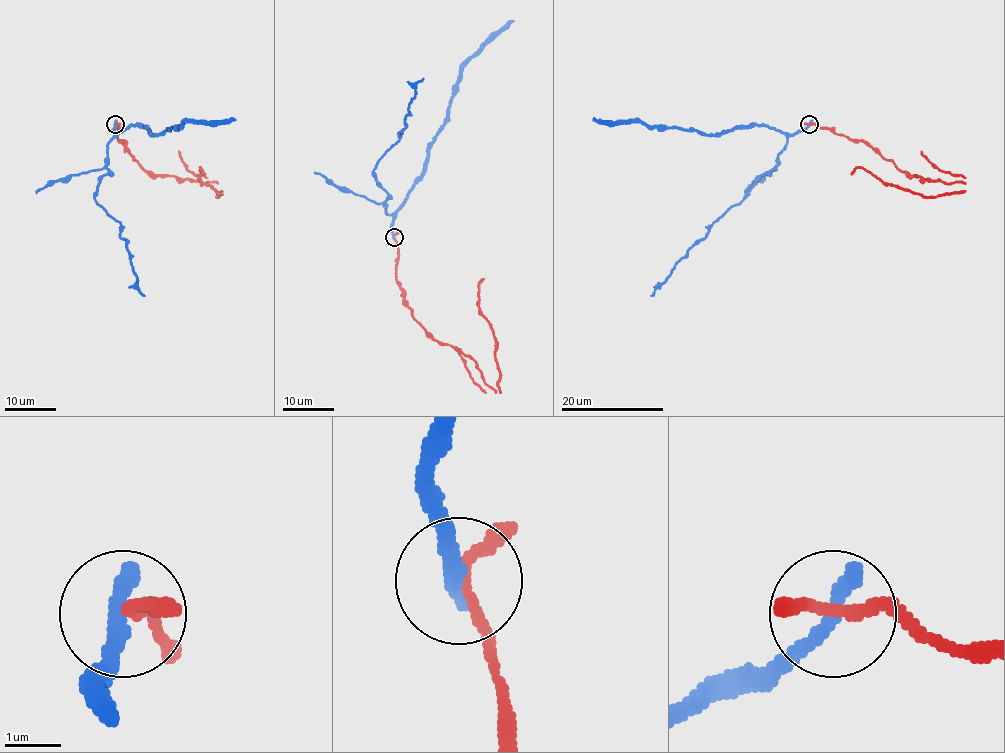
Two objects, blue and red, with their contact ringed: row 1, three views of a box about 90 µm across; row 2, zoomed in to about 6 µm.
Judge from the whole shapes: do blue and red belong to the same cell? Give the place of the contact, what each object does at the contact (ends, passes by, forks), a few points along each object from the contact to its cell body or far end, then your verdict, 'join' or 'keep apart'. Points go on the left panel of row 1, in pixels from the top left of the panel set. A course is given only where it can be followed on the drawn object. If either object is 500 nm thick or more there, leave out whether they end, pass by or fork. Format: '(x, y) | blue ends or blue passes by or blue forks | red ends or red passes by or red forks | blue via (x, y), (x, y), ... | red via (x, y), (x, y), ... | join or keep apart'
(115, 124) | blue ends | red passes by | blue via (115, 125), (113, 130), (115, 133), (136, 125), (159, 135), (184, 122), (235, 119) | red via (115, 125), (118, 139), (145, 170), (216, 182), (219, 196), (201, 181), (200, 168), (205, 174) | keep apart

